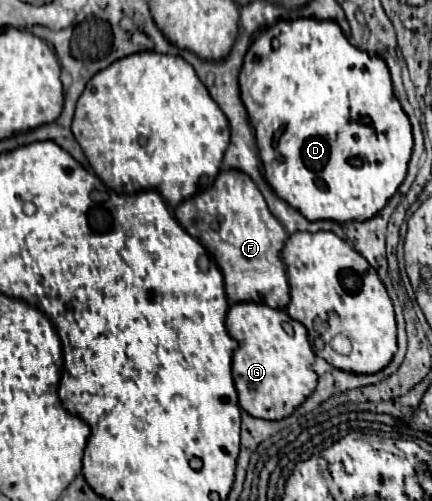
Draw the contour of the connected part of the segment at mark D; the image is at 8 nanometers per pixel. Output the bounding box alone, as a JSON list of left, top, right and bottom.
[239,19,413,223]

